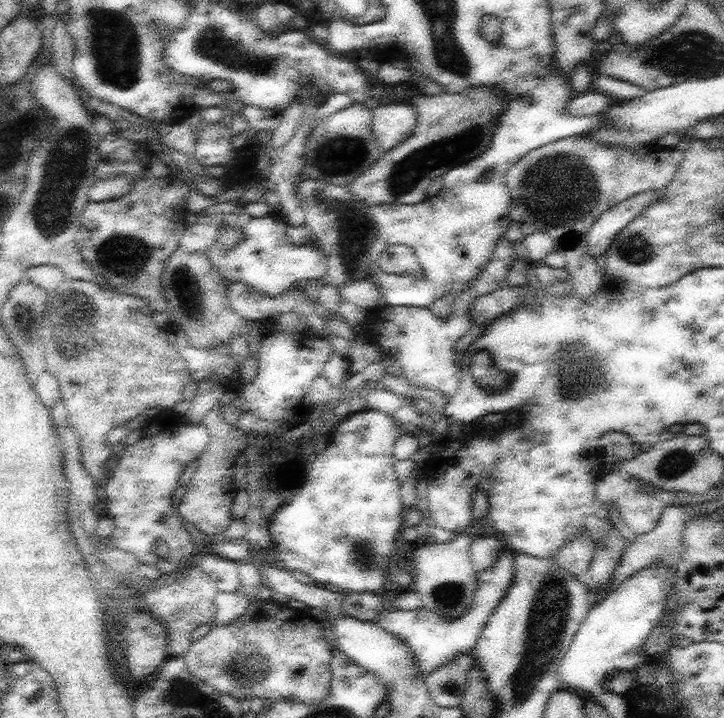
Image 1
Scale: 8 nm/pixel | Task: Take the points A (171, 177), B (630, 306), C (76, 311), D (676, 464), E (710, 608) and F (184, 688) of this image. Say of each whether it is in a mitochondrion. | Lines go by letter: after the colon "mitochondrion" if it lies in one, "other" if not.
A: other
B: other
C: mitochondrion
D: mitochondrion
E: other
F: mitochondrion

